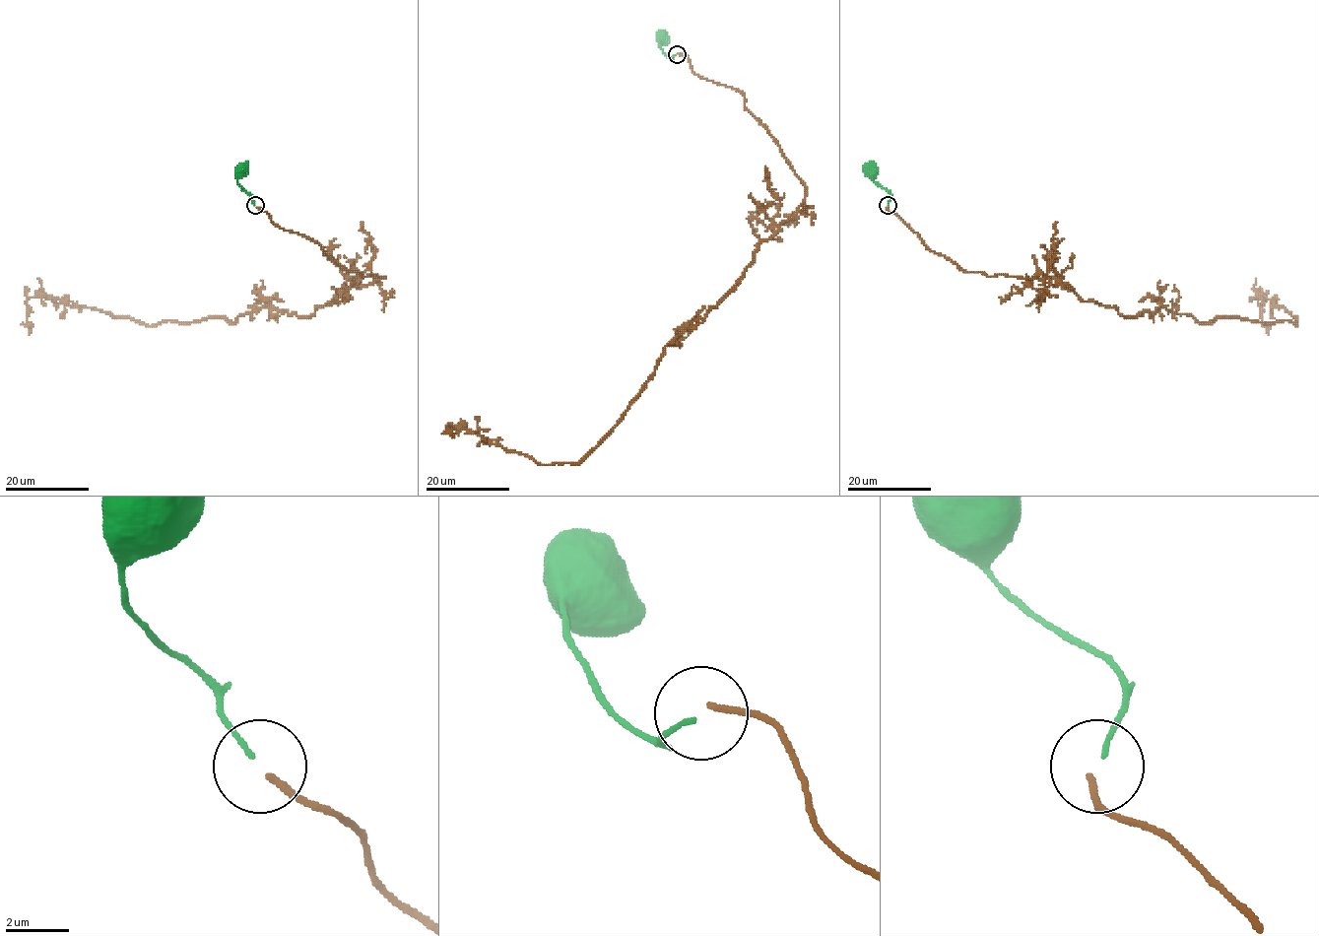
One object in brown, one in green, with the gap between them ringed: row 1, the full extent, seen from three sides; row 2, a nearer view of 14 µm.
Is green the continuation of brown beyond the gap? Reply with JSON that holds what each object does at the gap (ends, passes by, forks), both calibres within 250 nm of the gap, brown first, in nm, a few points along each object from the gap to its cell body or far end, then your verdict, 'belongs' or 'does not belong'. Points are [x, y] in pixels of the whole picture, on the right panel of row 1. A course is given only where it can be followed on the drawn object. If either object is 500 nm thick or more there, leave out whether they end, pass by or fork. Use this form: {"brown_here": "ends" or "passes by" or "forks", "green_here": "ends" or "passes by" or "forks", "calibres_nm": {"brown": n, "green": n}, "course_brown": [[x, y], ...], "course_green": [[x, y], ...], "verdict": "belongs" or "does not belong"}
{"brown_here": "ends", "green_here": "ends", "calibres_nm": {"brown": 220, "green": 140}, "course_brown": [[887, 207], [967, 272], [1067, 285], [1126, 317], [1163, 305], [1201, 322], [1296, 325], [1262, 295], [1268, 334]], "course_green": [[889, 205], [890, 193], [874, 180], [871, 171]], "verdict": "does not belong"}

